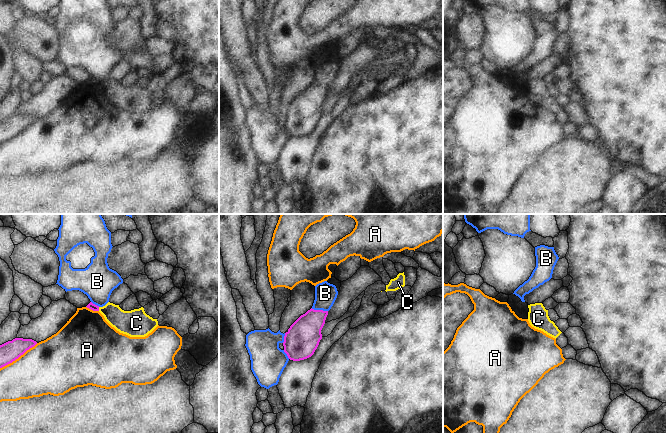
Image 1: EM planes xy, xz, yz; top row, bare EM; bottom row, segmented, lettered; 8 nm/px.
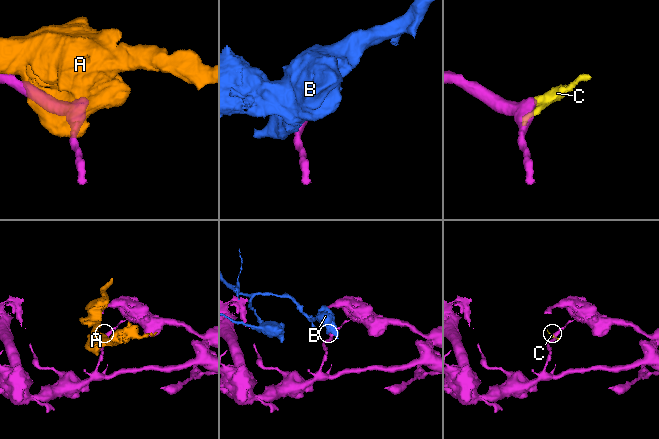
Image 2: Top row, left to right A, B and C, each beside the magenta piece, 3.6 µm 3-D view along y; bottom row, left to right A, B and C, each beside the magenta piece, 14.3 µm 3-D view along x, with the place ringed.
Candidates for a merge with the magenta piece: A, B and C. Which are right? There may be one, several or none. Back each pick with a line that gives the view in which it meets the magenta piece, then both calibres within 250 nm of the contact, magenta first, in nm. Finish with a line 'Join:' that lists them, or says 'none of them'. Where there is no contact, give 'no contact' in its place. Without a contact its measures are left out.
Join: none of them

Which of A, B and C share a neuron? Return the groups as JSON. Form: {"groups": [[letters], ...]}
{"groups": [["A"], ["B"], ["C"]]}

